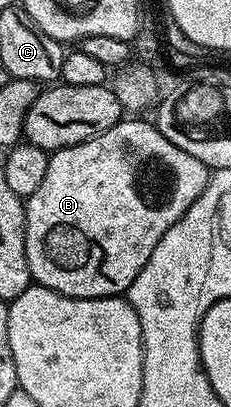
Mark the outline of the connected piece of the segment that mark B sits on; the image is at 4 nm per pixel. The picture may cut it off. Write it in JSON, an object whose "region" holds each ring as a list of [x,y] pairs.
{"region":[[[124,118],[118,124],[114,124],[109,130],[105,130],[99,136],[89,138],[77,146],[68,148],[59,148],[57,151],[50,153],[49,166],[45,169],[45,179],[41,181],[41,186],[33,195],[26,197],[25,211],[27,221],[25,222],[25,258],[29,262],[31,279],[38,287],[48,288],[54,292],[60,292],[63,296],[72,296],[78,300],[96,300],[102,296],[122,297],[133,286],[133,278],[141,274],[145,262],[149,262],[149,254],[153,254],[153,249],[157,247],[157,242],[197,202],[197,198],[205,190],[209,179],[209,169],[207,165],[201,163],[193,154],[185,154],[165,134],[159,132],[154,123],[146,124],[143,118]]]}

